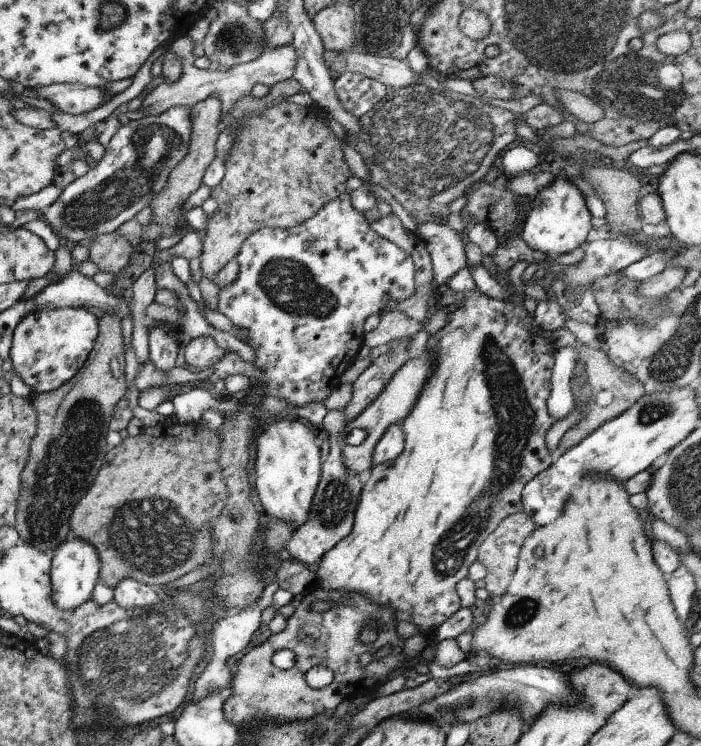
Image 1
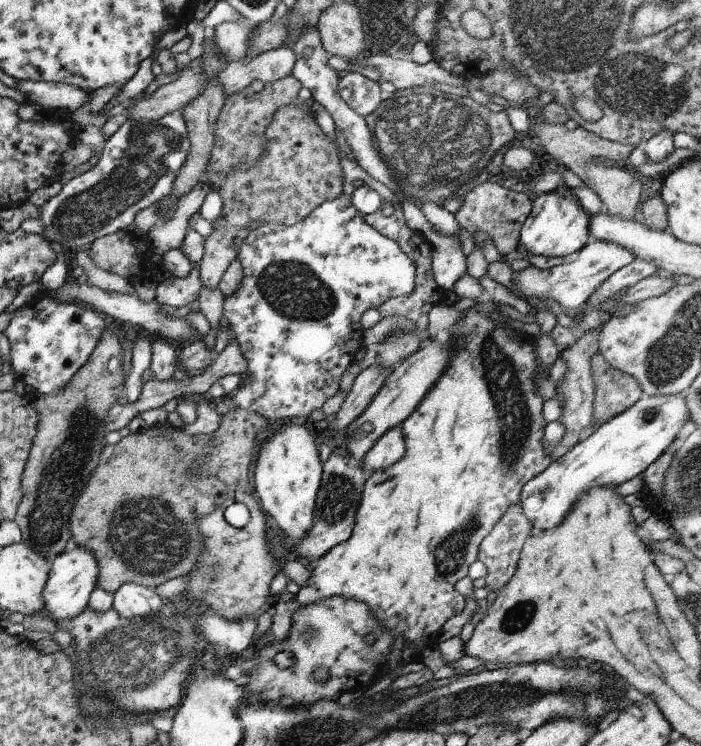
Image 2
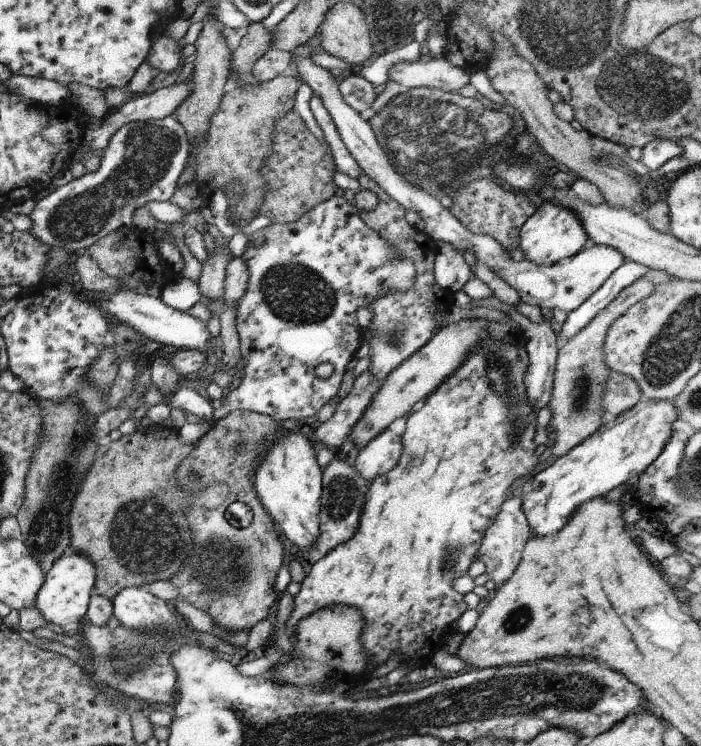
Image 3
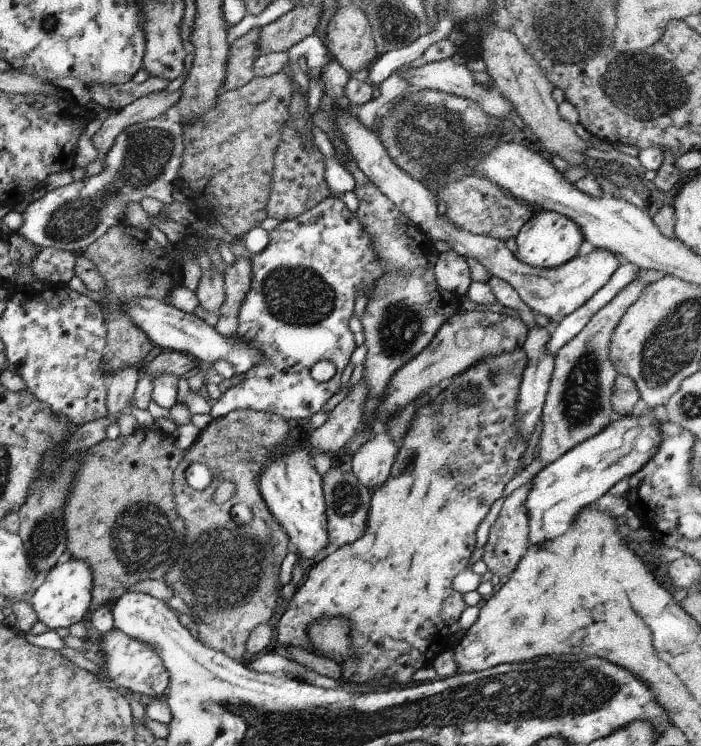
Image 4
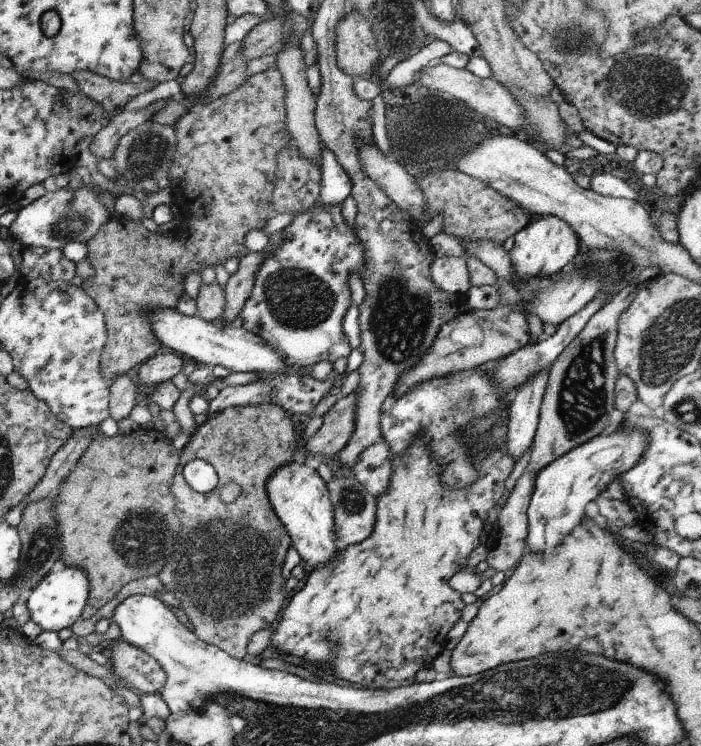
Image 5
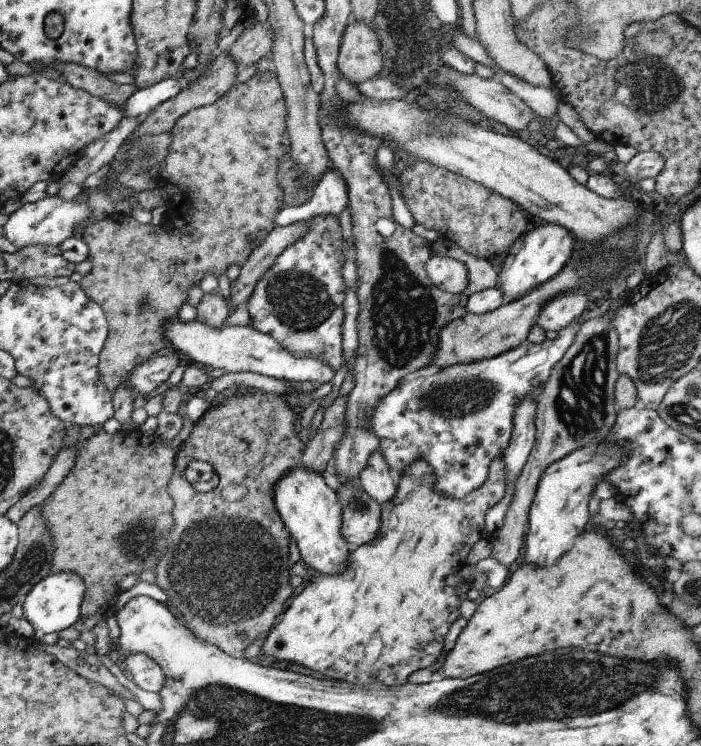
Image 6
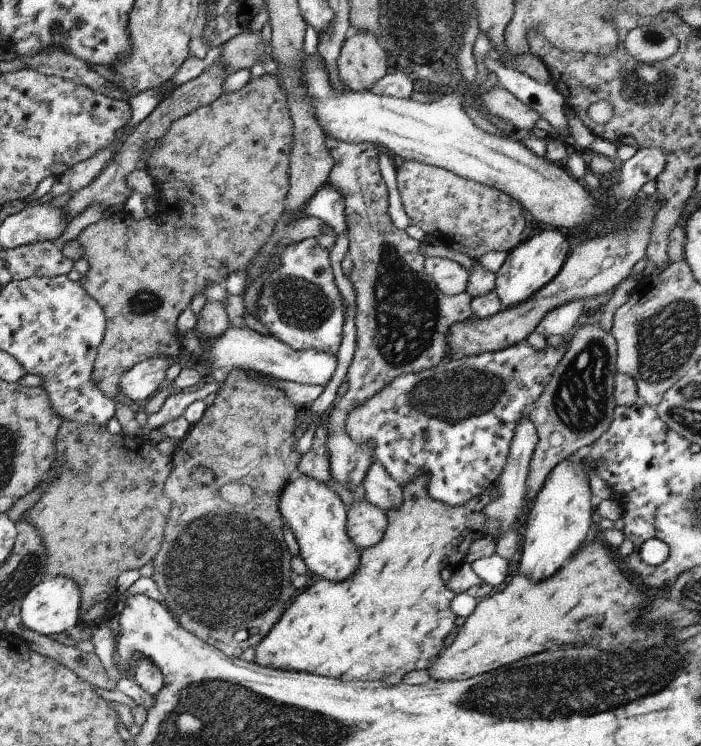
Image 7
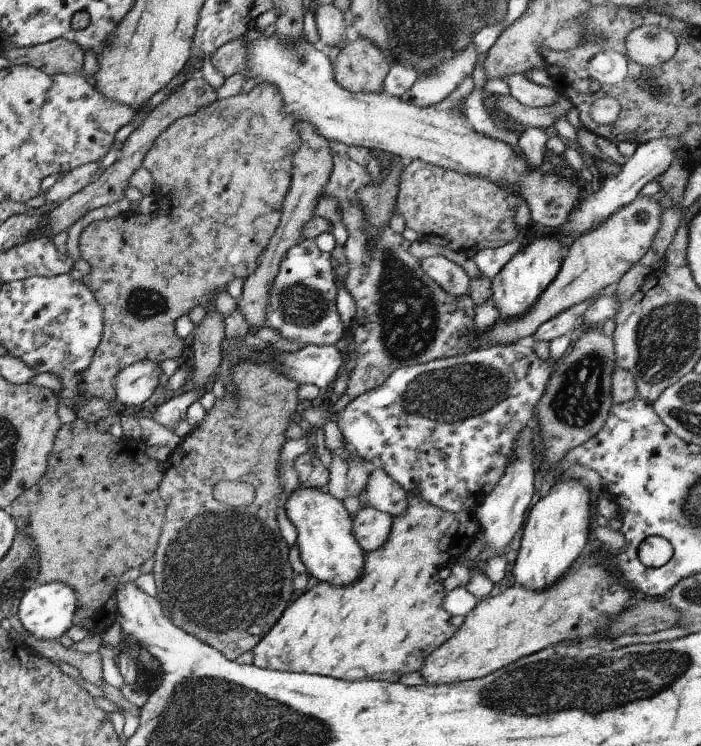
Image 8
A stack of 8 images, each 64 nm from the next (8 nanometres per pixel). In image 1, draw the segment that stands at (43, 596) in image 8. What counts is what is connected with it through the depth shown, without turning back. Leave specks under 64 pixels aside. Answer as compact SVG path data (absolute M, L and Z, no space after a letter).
M69 535L65 541L52 550L50 557L52 603L60 609L79 608L84 600L91 597L91 589L99 581L98 570L99 559L94 546L91 546L87 541Z

